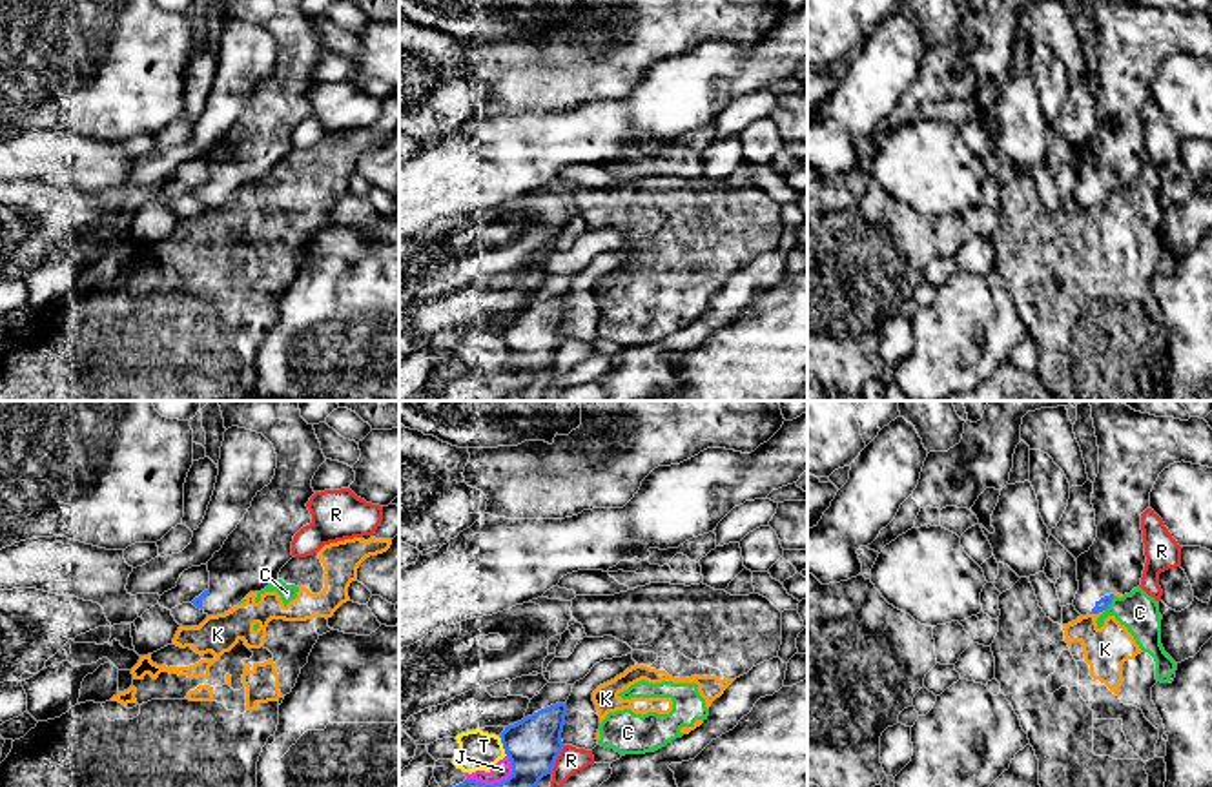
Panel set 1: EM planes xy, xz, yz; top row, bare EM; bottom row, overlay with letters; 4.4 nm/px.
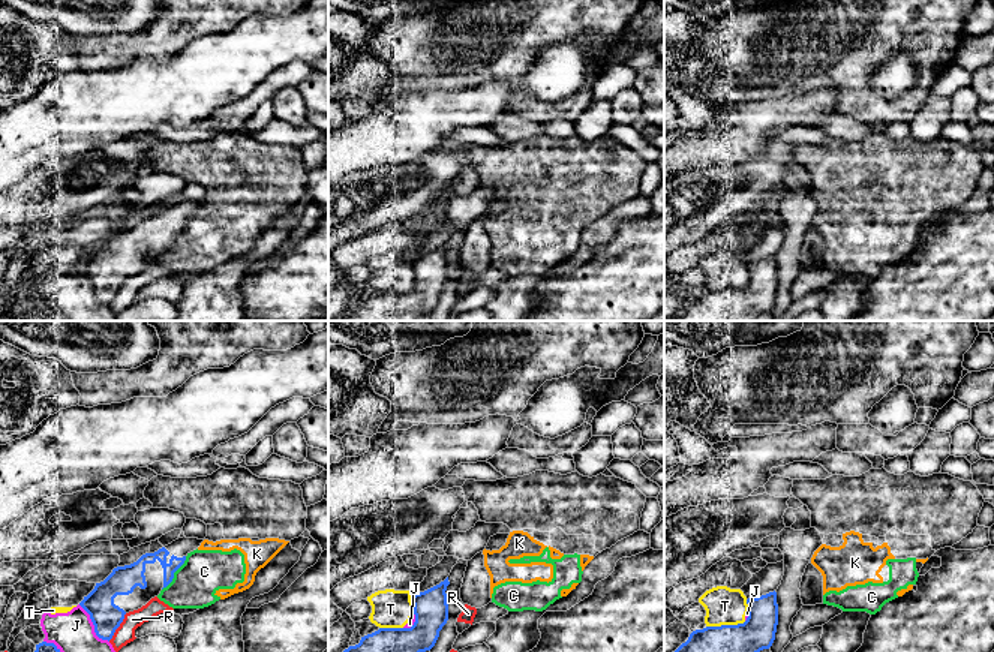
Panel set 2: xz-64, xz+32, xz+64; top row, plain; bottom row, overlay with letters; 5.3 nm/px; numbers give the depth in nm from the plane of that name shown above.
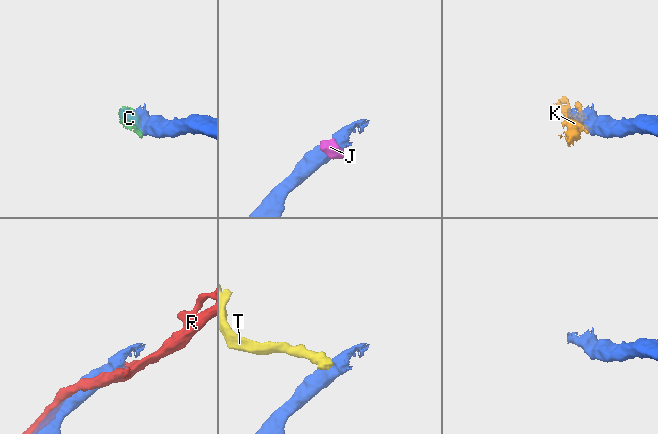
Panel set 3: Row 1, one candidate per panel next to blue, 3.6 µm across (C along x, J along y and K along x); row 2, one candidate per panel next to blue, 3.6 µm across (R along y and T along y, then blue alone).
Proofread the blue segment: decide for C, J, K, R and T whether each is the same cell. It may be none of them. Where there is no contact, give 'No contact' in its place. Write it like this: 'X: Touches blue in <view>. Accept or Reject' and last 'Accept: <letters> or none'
C: Touches blue in yz. Reject
J: Touches blue in xz. Reject
K: Touches blue in yz. Reject
R: Touches blue in xz. Reject
T: Touches blue in xz. Reject
Accept: none

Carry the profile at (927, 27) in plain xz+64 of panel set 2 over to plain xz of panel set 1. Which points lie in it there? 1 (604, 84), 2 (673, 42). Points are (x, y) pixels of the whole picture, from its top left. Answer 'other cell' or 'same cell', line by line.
1: same cell
2: same cell

